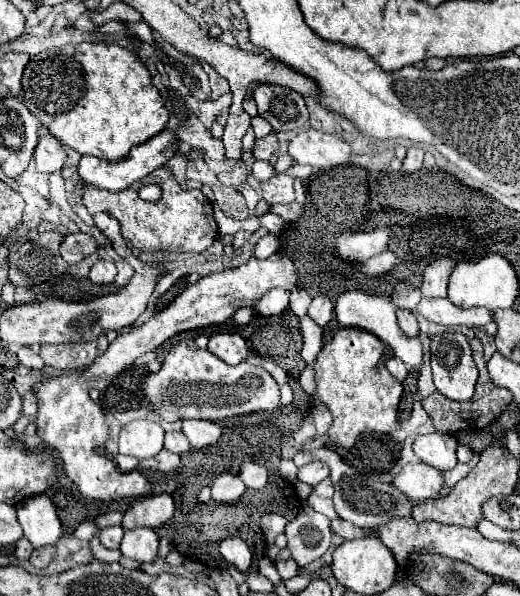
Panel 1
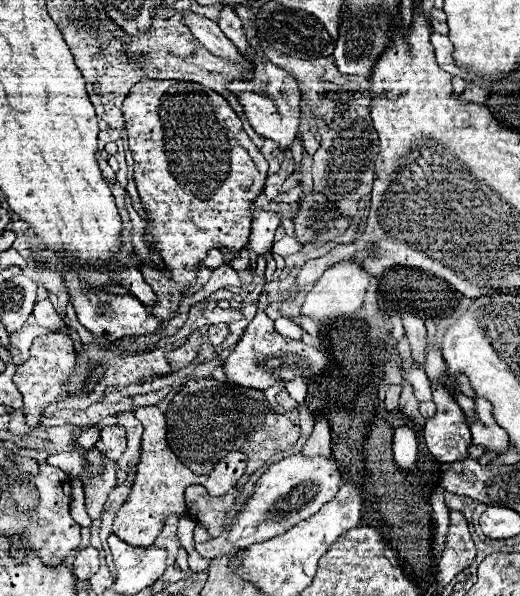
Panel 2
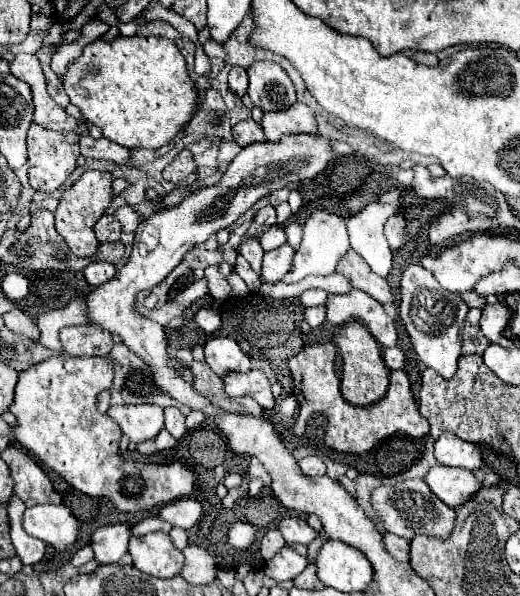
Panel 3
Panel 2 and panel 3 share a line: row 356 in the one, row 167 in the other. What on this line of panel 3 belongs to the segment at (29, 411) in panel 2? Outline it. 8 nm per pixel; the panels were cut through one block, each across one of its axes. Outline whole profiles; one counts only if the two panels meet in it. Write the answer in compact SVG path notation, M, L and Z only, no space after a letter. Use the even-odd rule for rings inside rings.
M30 124L28 128L28 182L34 190L54 192L62 186L62 182L74 172L76 160L80 156L78 136L74 132L50 132L50 128L42 128L40 124Z

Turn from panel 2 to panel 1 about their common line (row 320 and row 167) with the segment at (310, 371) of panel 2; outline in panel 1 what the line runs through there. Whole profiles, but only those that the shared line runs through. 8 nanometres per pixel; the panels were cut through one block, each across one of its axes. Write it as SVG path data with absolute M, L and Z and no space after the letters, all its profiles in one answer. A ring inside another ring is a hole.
M254 160L252 164L252 176L260 182L268 182L274 174L274 168L270 162L264 162L264 160Z

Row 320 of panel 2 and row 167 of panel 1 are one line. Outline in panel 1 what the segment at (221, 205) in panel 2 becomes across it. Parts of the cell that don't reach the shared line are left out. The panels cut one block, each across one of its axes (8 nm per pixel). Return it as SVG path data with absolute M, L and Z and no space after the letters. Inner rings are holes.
M166 166L154 170L150 176L144 176L142 180L130 184L124 192L102 192L102 188L90 188L90 184L84 184L82 204L90 214L106 212L114 216L120 224L122 236L136 248L144 252L156 252L162 248L168 248L168 252L204 252L214 238L218 236L218 226L214 222L214 216L210 210L210 202L204 198L200 190L184 190L180 184L172 178L170 170ZM144 184L156 184L162 190L160 200L156 202L144 202L138 198L138 190Z

